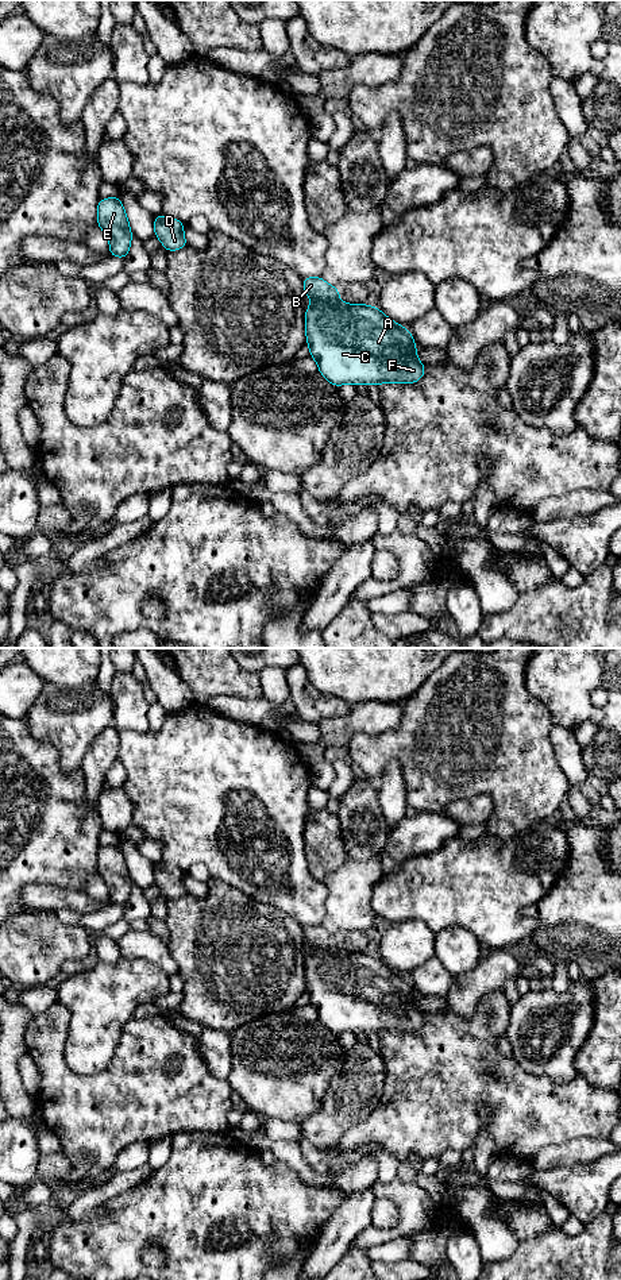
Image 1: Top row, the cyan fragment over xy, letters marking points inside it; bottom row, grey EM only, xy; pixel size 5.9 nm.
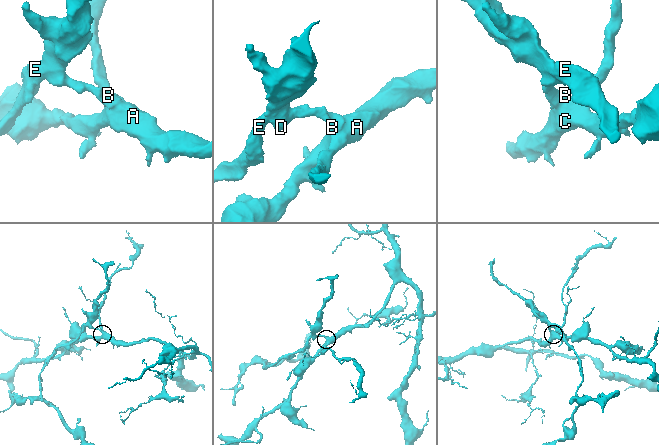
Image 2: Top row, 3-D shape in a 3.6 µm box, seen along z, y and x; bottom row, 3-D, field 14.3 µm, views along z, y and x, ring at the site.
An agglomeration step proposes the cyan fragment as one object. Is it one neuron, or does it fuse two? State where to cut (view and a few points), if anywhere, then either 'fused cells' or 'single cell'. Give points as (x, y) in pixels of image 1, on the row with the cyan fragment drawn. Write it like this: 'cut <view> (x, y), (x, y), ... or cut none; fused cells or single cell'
cut xy (336, 299), (313, 304); fused cells

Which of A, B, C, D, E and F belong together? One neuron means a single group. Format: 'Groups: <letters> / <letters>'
Groups: A C F / B D E

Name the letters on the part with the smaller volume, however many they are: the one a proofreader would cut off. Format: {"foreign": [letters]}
{"foreign": ["B", "D", "E"]}

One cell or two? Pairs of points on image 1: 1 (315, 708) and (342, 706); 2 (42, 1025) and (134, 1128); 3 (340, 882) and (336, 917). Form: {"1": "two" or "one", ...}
{"1": "one", "2": "one", "3": "one"}

